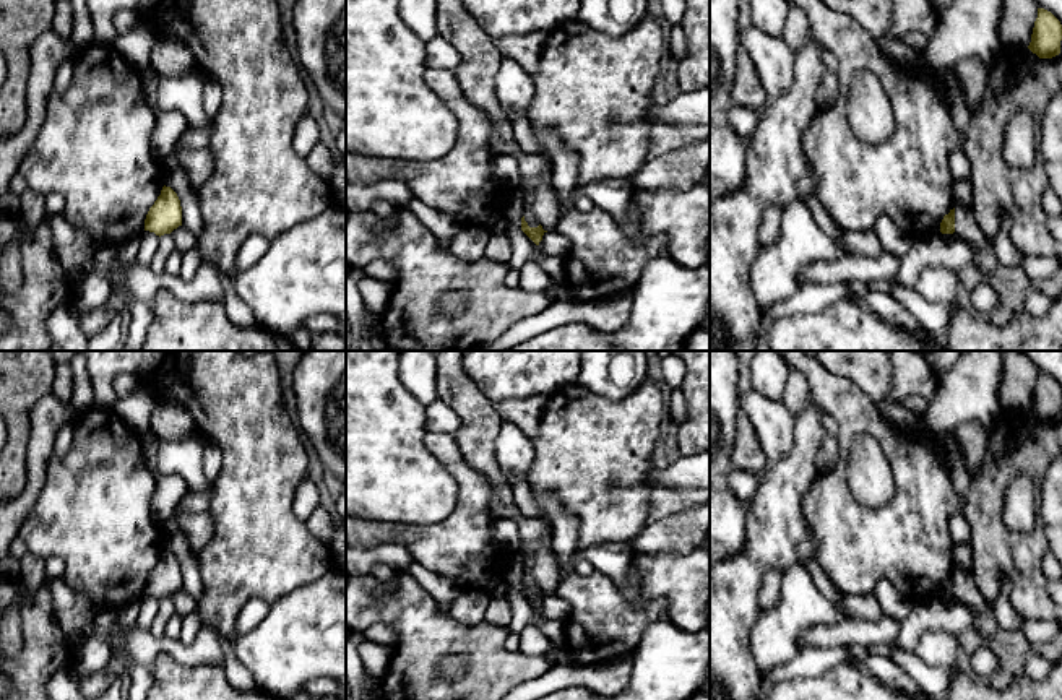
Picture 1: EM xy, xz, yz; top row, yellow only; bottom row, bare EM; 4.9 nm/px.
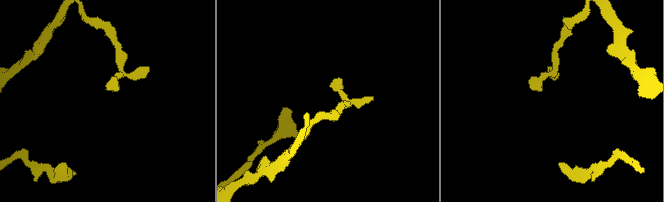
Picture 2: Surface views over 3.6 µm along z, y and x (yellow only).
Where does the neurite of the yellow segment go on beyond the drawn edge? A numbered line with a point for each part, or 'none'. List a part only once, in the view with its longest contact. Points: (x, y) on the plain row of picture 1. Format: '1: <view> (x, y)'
none

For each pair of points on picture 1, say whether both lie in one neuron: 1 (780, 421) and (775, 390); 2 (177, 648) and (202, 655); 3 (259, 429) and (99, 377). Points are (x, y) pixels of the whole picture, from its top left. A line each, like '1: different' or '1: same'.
1: different
2: same
3: different

